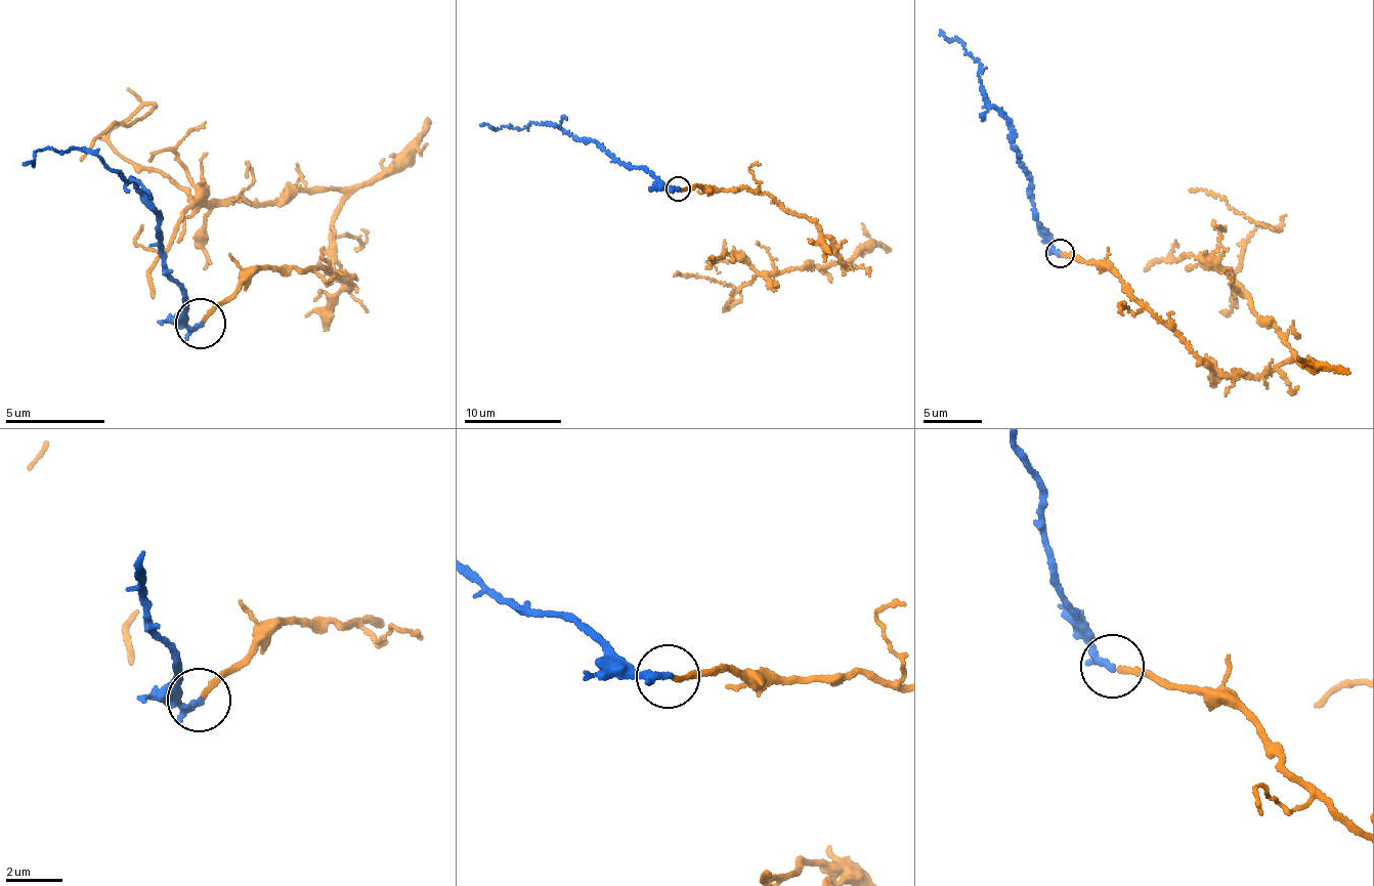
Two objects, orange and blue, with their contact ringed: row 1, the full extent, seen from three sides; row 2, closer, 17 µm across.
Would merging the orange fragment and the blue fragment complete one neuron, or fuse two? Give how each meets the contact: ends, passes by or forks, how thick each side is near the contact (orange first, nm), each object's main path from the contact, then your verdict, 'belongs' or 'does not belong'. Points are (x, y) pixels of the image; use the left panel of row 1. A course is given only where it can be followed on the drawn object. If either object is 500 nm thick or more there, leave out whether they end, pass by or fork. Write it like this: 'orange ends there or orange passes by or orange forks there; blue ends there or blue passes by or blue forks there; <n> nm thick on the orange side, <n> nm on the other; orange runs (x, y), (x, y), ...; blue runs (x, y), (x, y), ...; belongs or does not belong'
orange ends there; blue ends there; 190 nm thick on the orange side, 240 nm on the other; orange runs (201, 322), (256, 272), (349, 287), (328, 266), (339, 199), (214, 208), (112, 148), (155, 103), (79, 162); blue runs (201, 322), (189, 324), (185, 299), (162, 263), (157, 213), (140, 182), (77, 149), (34, 152), (20, 162); belongs

